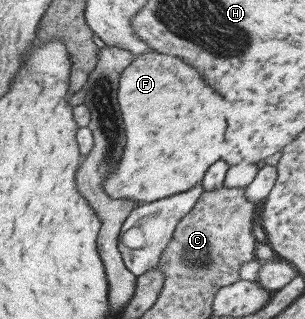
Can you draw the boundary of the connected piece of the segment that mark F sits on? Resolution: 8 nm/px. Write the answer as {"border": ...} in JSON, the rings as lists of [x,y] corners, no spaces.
{"border":[[[154,50],[136,56],[122,72],[117,99],[128,142],[118,166],[102,181],[102,188],[110,198],[128,198],[143,204],[186,192],[200,185],[210,166],[220,161],[226,132],[226,120],[220,112],[224,102],[202,82],[196,70],[180,58]]]}

